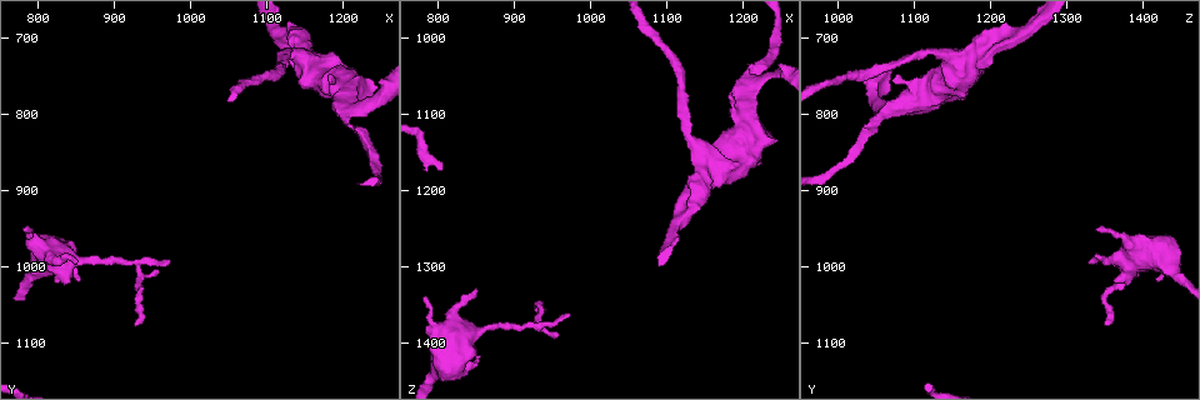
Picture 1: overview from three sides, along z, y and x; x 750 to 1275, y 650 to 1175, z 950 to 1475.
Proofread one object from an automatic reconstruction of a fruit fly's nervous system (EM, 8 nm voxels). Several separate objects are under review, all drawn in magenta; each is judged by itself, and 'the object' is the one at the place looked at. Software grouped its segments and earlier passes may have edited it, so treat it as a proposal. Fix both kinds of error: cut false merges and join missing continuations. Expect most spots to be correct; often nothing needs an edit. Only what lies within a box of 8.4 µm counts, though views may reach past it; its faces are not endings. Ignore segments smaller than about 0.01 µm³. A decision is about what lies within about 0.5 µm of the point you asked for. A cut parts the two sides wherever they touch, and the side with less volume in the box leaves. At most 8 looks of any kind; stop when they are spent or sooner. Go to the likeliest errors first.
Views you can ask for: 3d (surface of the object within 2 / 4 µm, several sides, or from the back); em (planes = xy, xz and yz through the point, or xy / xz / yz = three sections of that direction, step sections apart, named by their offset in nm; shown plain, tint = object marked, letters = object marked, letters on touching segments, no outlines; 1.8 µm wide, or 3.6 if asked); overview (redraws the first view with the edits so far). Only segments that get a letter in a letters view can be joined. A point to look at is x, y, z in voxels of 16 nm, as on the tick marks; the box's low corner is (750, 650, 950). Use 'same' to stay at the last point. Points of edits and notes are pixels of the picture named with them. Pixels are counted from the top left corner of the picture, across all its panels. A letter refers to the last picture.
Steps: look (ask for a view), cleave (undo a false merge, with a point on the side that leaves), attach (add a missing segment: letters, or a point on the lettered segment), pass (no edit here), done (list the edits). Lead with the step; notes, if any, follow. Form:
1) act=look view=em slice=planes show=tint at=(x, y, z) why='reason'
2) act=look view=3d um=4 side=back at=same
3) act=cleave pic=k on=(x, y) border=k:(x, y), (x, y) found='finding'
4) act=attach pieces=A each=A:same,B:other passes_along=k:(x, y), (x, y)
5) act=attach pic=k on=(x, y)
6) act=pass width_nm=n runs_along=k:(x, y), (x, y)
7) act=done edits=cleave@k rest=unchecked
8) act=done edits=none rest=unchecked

act=look view=3d um=4 at=(850, 1015, 1415) why='branch stops here'

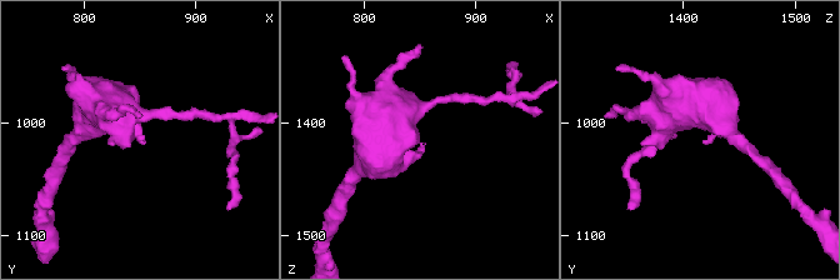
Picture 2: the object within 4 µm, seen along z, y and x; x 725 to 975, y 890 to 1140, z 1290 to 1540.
act=look view=em um=3.6 slice=yz step=16 show=letters at=(852, 1016, 1418) why='now the EM'

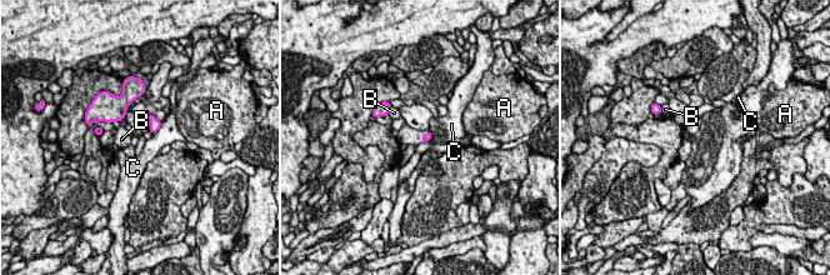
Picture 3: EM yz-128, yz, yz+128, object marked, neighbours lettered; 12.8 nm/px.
act=look view=em um=3.6 slice=planes show=letters at=same why='cut it another way'

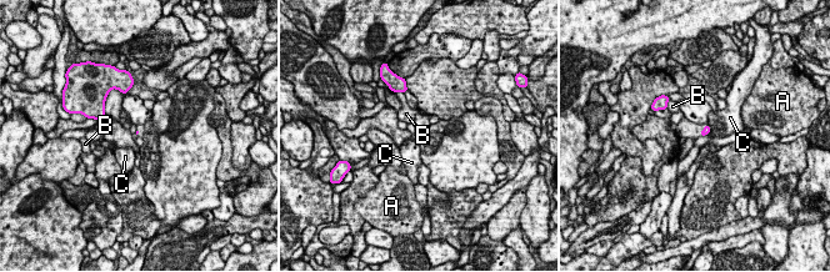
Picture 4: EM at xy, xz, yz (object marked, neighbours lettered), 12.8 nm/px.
act=pass each=A:other,B:other,C:other border=4:(413, 140), (418, 144) found='no lettered segment goes on from it'

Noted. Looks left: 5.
act=look view=em slice=planes show=plain at=(1185, 755, 1075) why='free end'

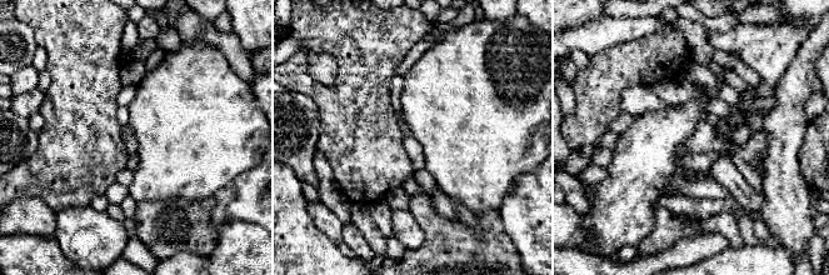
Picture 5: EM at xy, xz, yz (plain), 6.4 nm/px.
act=look view=em slice=planes show=letters at=same why='what lies round it'

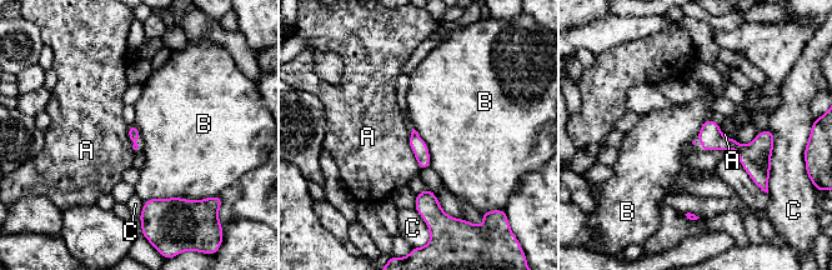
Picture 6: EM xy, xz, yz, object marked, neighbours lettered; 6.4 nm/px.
act=pass longest_contact=C:400nm each=A:other,B:other,C:other found='none of them fits'

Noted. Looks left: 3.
act=look view=3d um=2 at=(930, 1080, 1355) why='tapers out'

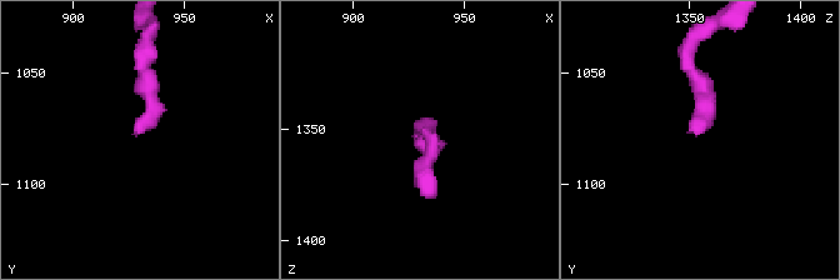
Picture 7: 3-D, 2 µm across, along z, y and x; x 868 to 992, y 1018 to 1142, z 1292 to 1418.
act=look view=em slice=planes show=tint at=(929, 1077, 1354) why='now the EM'

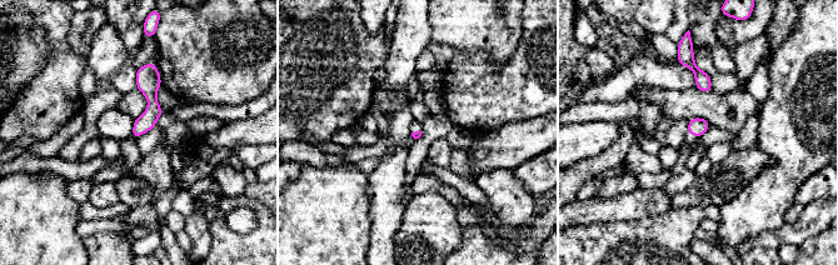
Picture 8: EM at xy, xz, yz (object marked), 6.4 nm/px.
act=look view=em slice=planes show=letters at=same

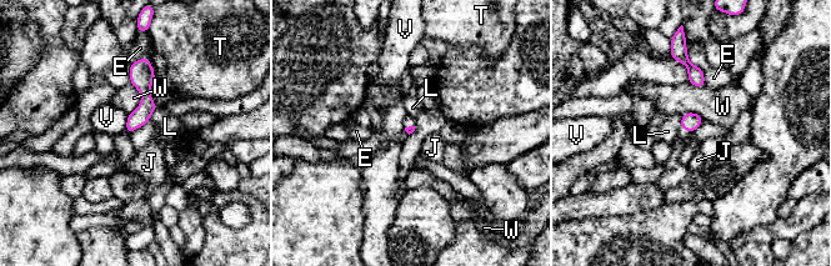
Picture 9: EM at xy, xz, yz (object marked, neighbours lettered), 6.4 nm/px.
act=pass each=E:other,J:other,L:other,T:other,V:other,W:other runs_along=9:(145, 60), (145, 109), (129, 129) found='none of them fits'

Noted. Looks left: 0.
act=done edits=none rest=unchecked

